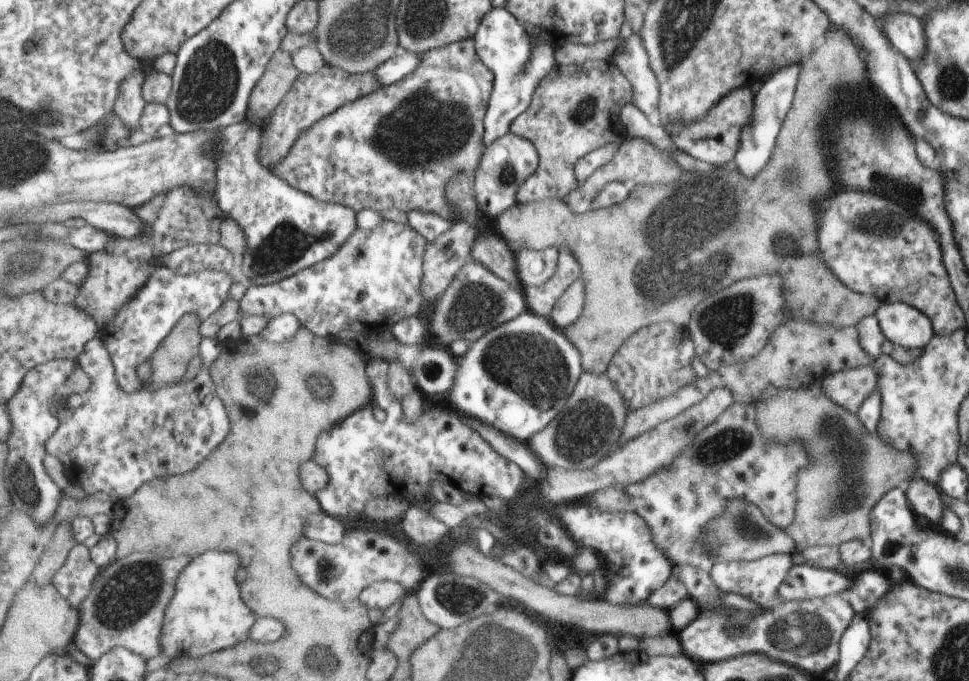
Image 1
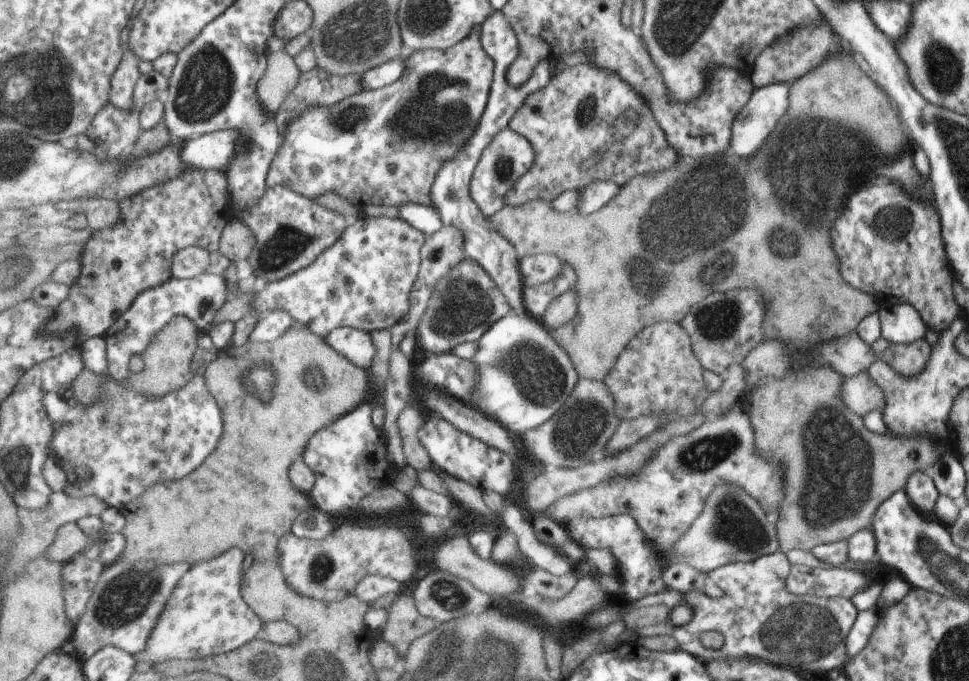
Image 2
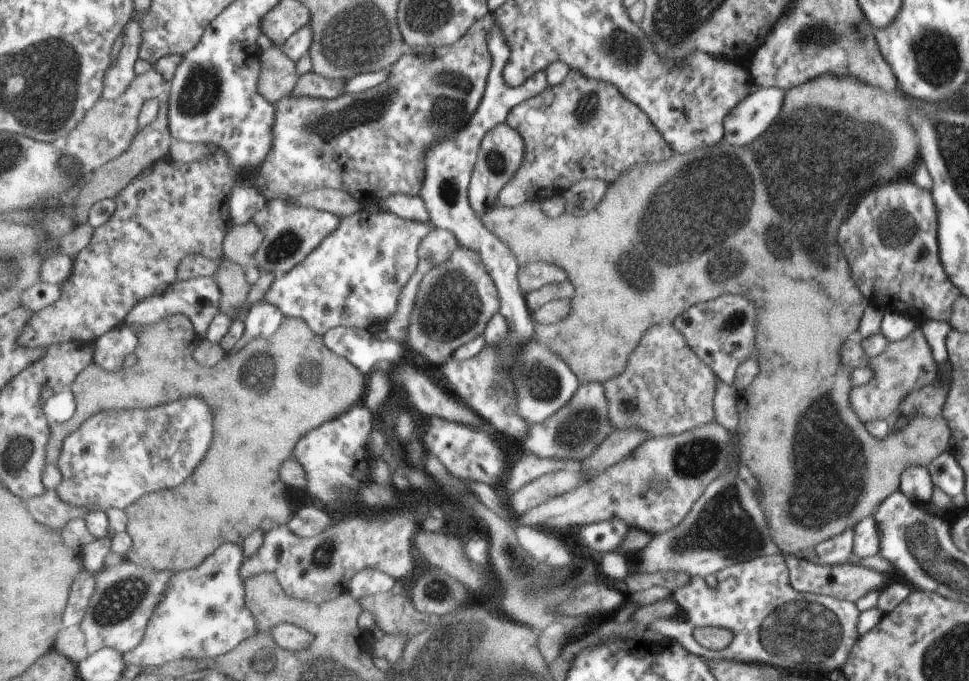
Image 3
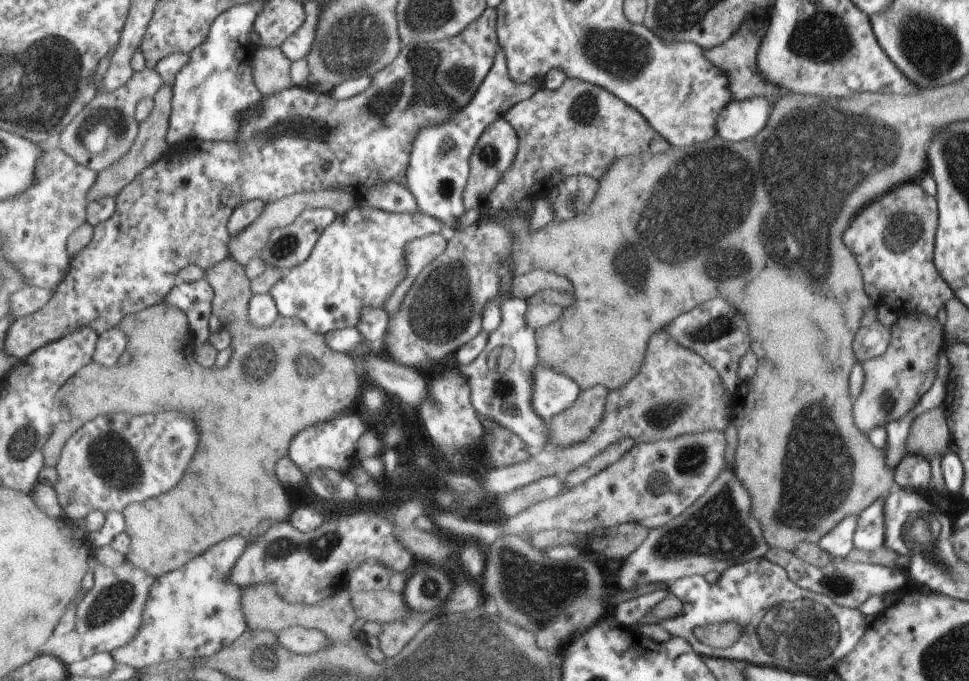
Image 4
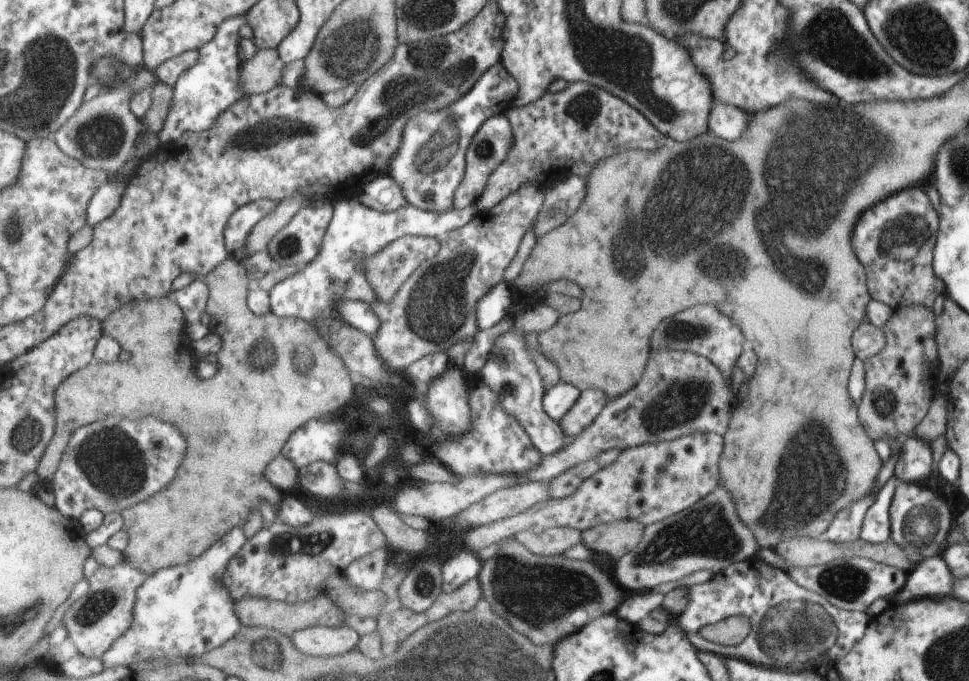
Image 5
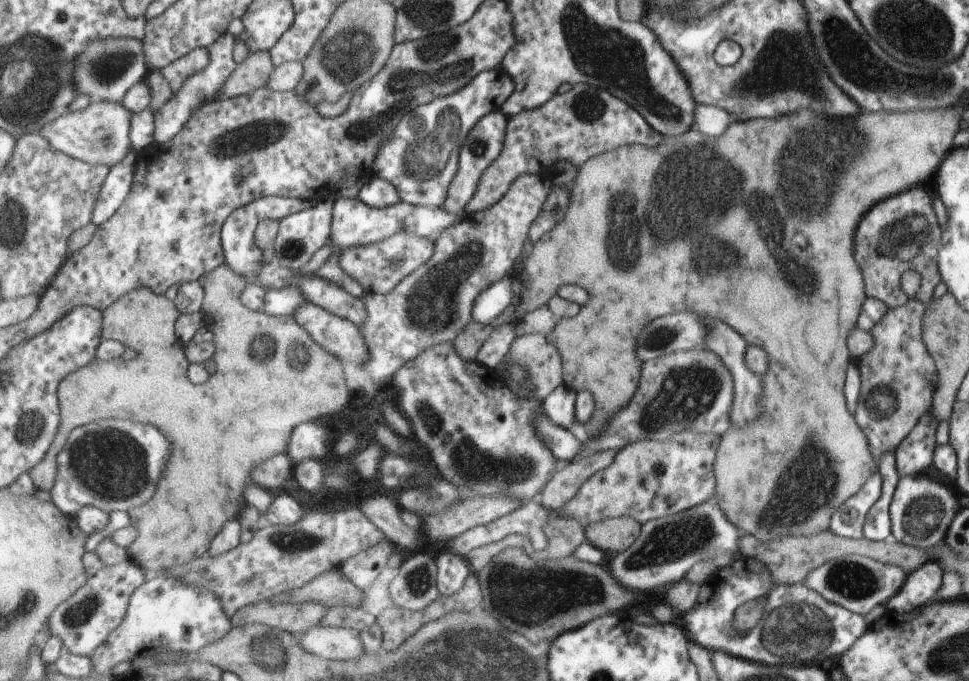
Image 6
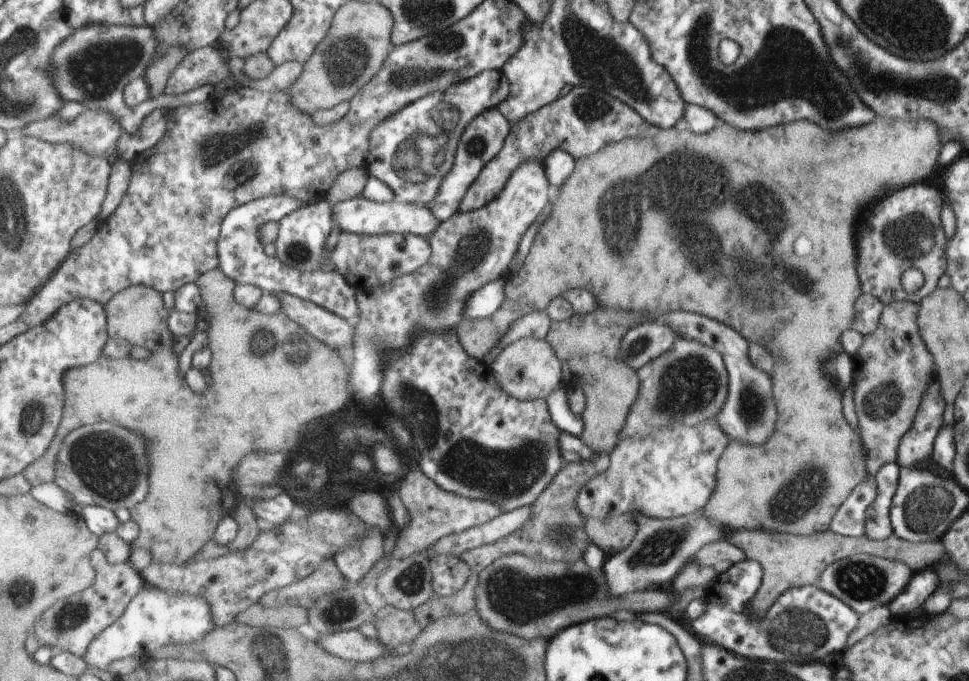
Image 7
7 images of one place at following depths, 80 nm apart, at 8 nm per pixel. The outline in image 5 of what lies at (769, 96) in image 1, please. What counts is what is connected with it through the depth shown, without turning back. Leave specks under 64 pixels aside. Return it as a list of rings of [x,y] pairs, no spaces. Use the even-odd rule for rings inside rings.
[[[713,102],[706,120],[707,132],[723,140],[733,140],[748,127],[752,116],[734,106]]]

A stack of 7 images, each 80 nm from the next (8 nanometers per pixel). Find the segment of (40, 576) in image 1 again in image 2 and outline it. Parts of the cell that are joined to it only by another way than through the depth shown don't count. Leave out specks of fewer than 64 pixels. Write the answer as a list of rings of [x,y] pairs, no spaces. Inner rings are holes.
[[[69,522],[59,528],[55,542],[49,546],[45,553],[53,562],[59,562],[83,551],[90,544],[89,536],[79,528],[77,522]]]

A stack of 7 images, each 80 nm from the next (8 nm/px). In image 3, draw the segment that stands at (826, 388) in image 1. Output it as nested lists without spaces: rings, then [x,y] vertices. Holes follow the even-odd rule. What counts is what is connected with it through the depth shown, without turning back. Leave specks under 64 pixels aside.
[[[914,322],[917,325],[911,335],[905,336],[903,340],[888,342],[881,354],[867,360],[866,366],[873,370],[873,378],[862,384],[854,383],[853,390],[849,392],[849,402],[852,404],[853,412],[857,414],[857,420],[861,420],[861,424],[873,418],[892,422],[897,412],[901,412],[899,406],[909,398],[909,394],[915,388],[934,382],[936,362],[932,356],[931,345],[921,334],[921,322]]]

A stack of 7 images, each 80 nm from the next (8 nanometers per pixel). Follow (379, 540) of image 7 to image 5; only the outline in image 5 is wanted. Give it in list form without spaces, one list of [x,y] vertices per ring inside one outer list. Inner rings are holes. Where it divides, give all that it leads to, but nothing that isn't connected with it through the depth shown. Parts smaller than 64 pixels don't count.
[[[377,549],[371,554],[363,556],[363,558],[351,563],[344,574],[360,589],[377,590],[385,574],[385,565],[392,560],[390,549]]]

